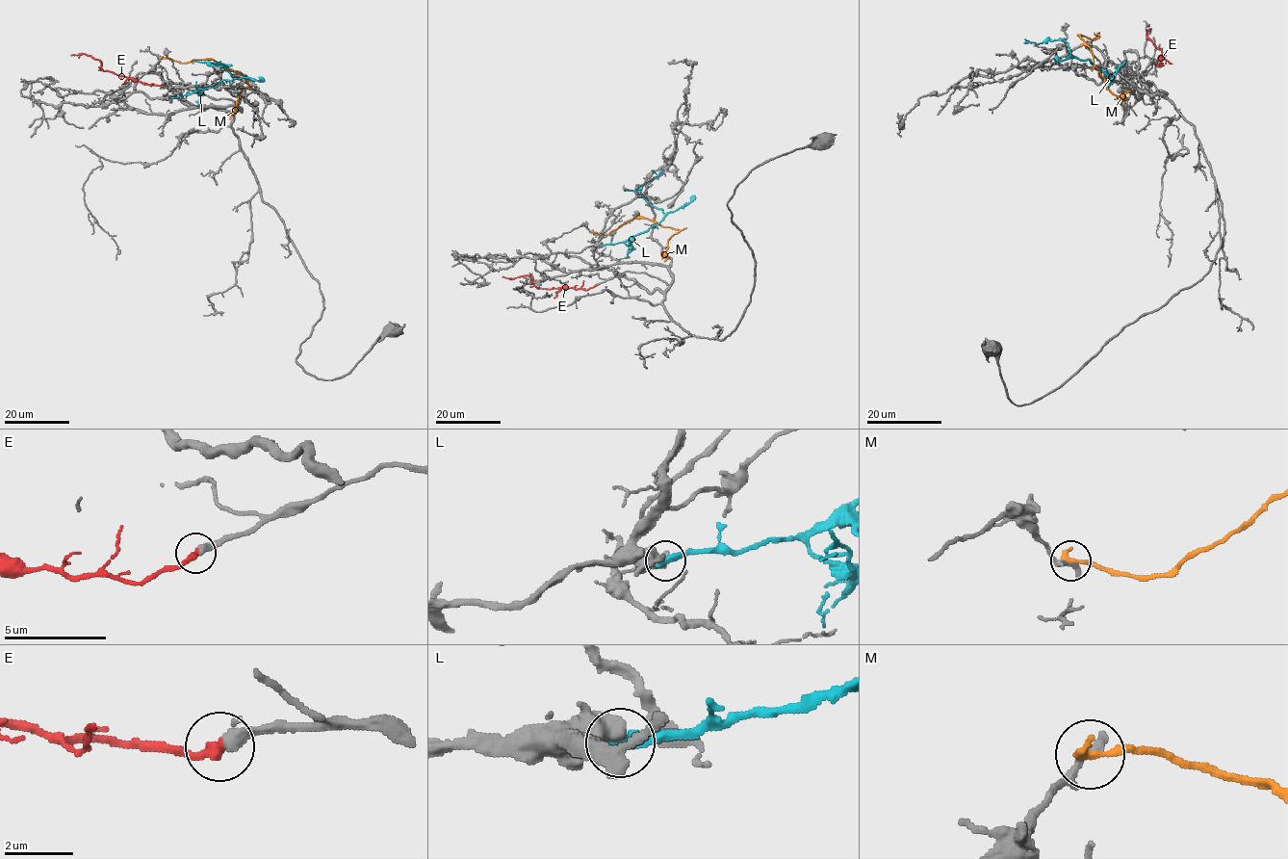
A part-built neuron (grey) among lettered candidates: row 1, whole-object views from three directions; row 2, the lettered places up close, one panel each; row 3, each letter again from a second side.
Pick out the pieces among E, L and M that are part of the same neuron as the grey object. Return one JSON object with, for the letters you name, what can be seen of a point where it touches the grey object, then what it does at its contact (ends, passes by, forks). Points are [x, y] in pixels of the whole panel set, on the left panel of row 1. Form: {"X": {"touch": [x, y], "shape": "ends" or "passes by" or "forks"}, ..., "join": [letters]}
{"E": {"touch": [164, 85], "shape": "ends"}, "join": ["E"]}

